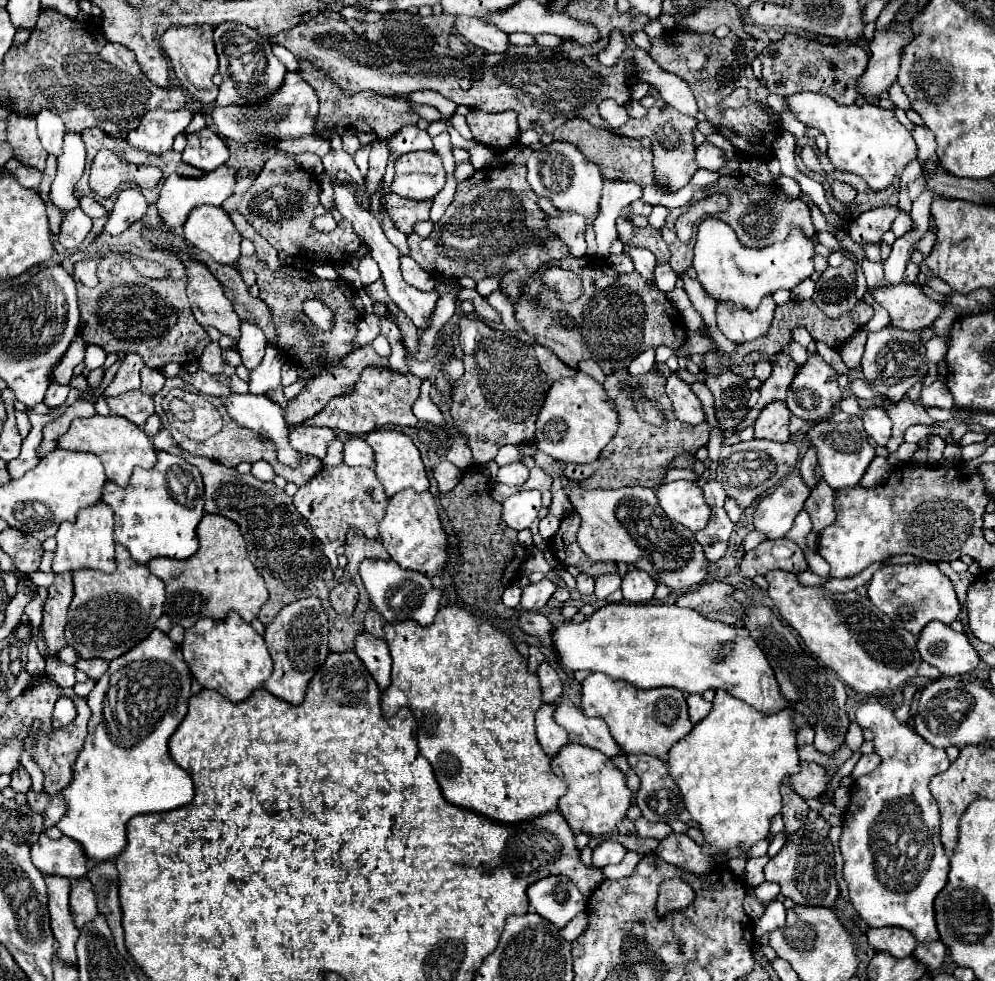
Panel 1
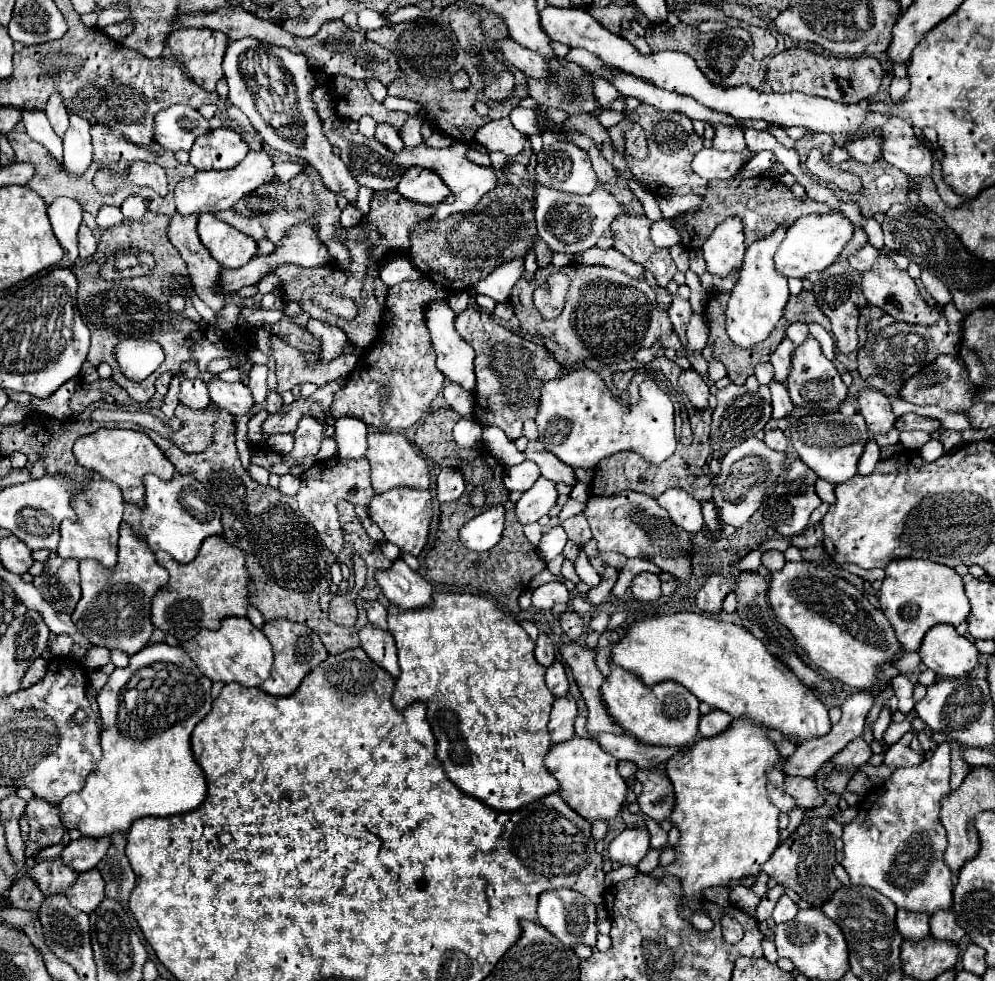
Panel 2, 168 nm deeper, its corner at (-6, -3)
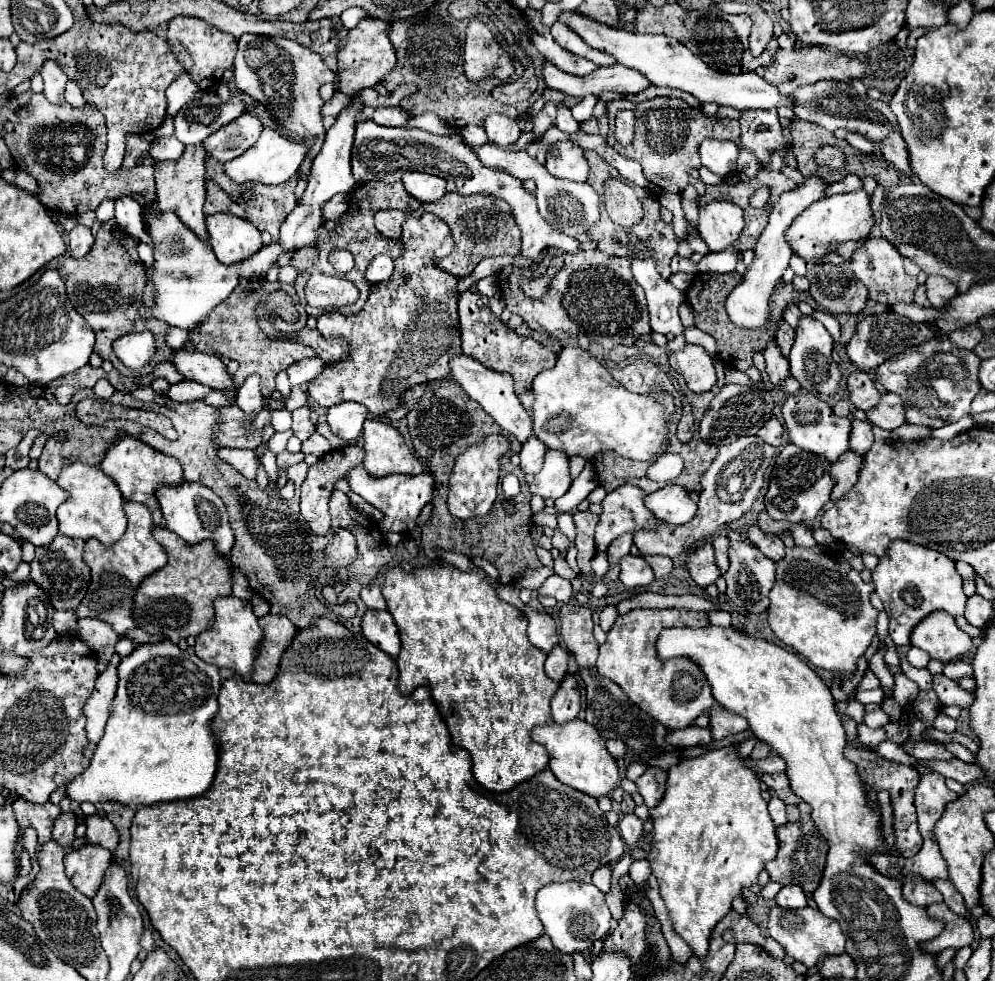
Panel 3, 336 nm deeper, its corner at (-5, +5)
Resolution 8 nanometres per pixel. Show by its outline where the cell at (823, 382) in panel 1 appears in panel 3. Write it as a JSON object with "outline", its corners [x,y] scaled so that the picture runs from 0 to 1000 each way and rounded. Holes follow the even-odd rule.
{"outline":[[[804,323],[804,331],[800,333],[800,348],[792,362],[794,382],[804,390],[810,399],[820,399],[826,403],[838,403],[844,394],[844,376],[836,368],[836,344],[818,323]]]}

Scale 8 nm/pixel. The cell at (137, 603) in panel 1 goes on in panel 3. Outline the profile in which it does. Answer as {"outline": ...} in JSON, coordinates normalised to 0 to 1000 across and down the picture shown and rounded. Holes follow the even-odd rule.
{"outline":[[[127,511],[125,521],[129,527],[129,539],[119,554],[115,554],[113,558],[105,558],[96,549],[88,549],[84,556],[84,572],[90,578],[92,592],[86,609],[82,611],[82,617],[76,621],[76,629],[94,629],[107,633],[119,647],[127,647],[127,643],[139,639],[133,629],[135,607],[147,588],[167,576],[167,564],[151,543],[155,533],[147,515]]]}

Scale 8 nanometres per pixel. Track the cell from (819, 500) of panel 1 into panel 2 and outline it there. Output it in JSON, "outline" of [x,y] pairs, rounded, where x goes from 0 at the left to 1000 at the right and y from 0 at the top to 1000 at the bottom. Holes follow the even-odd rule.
{"outline":[[[817,535],[817,537],[809,539],[807,543],[795,547],[793,554],[795,554],[797,558],[801,558],[801,560],[811,560],[811,558],[827,556],[827,541],[825,541],[825,535]]]}

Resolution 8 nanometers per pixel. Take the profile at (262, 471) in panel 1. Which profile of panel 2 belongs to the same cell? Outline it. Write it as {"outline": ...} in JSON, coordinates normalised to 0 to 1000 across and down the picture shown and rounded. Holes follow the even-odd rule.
{"outline":[[[250,474],[248,476],[248,482],[252,484],[252,488],[254,490],[258,490],[258,492],[262,492],[262,494],[268,494],[270,492],[270,480],[268,478],[264,478],[264,476],[260,476],[260,474]]]}

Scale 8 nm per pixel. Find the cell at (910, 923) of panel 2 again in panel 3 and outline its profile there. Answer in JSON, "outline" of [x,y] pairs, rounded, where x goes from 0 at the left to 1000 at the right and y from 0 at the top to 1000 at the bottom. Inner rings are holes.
{"outline":[[[917,892],[913,898],[909,898],[907,914],[909,914],[909,918],[915,918],[923,925],[931,925],[931,923],[947,918],[947,912],[939,906],[939,902],[925,898],[921,892]]]}

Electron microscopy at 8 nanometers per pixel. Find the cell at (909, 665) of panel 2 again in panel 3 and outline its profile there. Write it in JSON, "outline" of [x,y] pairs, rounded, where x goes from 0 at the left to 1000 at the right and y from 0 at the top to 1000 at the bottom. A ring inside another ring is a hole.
{"outline":[[[790,560],[790,568],[780,574],[780,596],[774,602],[772,635],[780,649],[804,666],[814,678],[838,684],[838,686],[860,686],[862,672],[874,660],[880,647],[880,629],[882,621],[874,615],[874,604],[878,602],[876,594],[868,594],[864,584],[854,578],[854,574],[844,566],[834,566],[832,560]]]}

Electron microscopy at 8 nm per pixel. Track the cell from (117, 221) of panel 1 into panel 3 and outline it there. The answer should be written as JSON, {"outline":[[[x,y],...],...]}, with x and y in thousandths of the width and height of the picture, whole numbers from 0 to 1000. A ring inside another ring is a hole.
{"outline":[[[121,201],[117,205],[117,223],[119,223],[119,229],[123,235],[139,242],[142,247],[151,250],[153,254],[156,253],[152,242],[146,238],[145,227],[143,227],[143,211],[137,203]]]}

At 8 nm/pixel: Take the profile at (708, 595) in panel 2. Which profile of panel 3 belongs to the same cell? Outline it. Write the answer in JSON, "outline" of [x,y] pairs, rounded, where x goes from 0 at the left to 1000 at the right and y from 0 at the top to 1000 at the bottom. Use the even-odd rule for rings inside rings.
{"outline":[[[714,554],[697,560],[691,568],[691,582],[695,586],[695,590],[699,592],[702,598],[710,600],[712,596],[720,594],[720,590],[726,586],[724,580],[720,578],[720,570],[718,570],[718,558]]]}

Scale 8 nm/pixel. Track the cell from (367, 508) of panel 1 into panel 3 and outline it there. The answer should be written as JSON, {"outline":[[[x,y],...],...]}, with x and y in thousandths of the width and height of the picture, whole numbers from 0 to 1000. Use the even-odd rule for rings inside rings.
{"outline":[[[350,454],[344,458],[336,458],[330,460],[328,464],[324,464],[316,474],[310,476],[310,484],[304,492],[304,507],[302,507],[302,523],[308,529],[308,533],[312,535],[312,539],[318,545],[330,545],[332,543],[332,523],[330,523],[330,509],[336,501],[336,494],[340,488],[346,488],[348,482],[352,482],[352,478],[356,478],[358,474],[364,474],[366,470],[366,458],[362,454]]]}

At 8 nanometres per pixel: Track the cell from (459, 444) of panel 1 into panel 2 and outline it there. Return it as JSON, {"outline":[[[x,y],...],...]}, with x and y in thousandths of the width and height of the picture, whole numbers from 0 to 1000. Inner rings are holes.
{"outline":[[[467,423],[455,435],[455,448],[461,456],[481,456],[483,454],[483,433],[477,429],[475,423]]]}

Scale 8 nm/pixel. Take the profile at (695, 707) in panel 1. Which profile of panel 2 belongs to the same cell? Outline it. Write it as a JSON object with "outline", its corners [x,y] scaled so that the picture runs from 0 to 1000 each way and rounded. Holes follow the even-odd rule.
{"outline":[[[715,725],[711,729],[705,731],[703,735],[703,745],[707,751],[719,751],[727,745],[733,743],[733,739],[737,737],[737,733],[731,727],[723,727],[723,725]]]}

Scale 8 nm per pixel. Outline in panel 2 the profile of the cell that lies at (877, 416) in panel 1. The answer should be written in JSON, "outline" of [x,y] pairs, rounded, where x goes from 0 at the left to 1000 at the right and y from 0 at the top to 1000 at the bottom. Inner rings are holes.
{"outline":[[[867,397],[861,405],[863,421],[869,425],[871,435],[877,441],[889,441],[897,437],[899,423],[895,419],[895,409],[889,401],[883,401],[881,397]]]}

